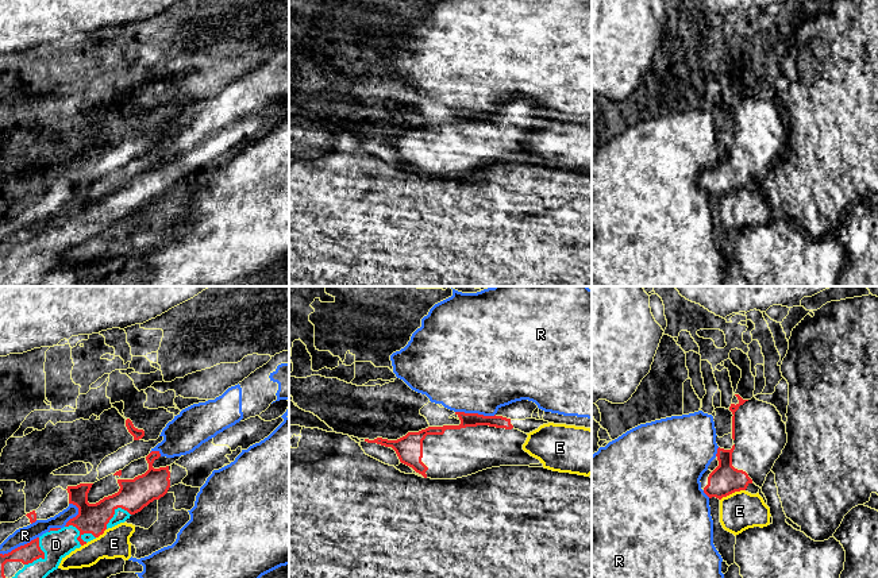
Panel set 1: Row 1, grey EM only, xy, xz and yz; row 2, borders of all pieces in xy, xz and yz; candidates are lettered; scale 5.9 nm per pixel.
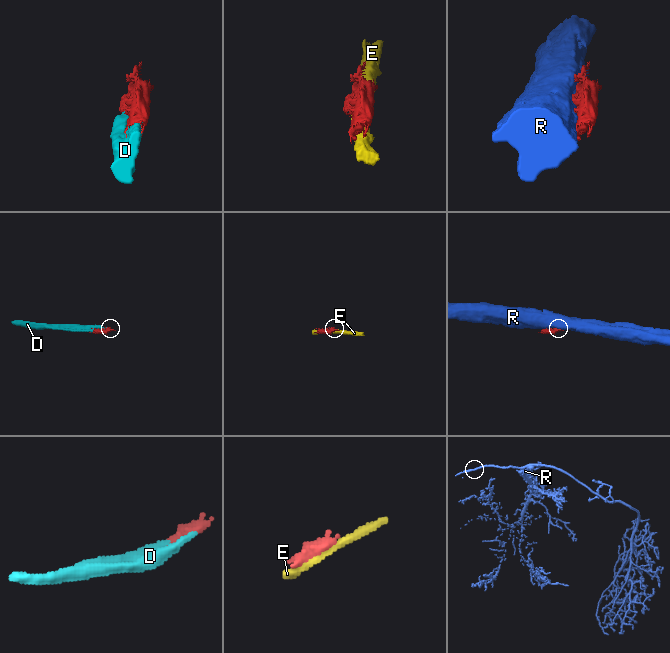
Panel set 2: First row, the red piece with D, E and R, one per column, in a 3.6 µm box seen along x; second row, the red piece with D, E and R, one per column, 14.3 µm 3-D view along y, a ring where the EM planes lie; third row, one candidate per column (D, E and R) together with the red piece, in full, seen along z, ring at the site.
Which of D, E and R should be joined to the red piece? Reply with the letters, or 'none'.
D

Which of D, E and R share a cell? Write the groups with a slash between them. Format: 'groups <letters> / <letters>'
groups D / E / R

